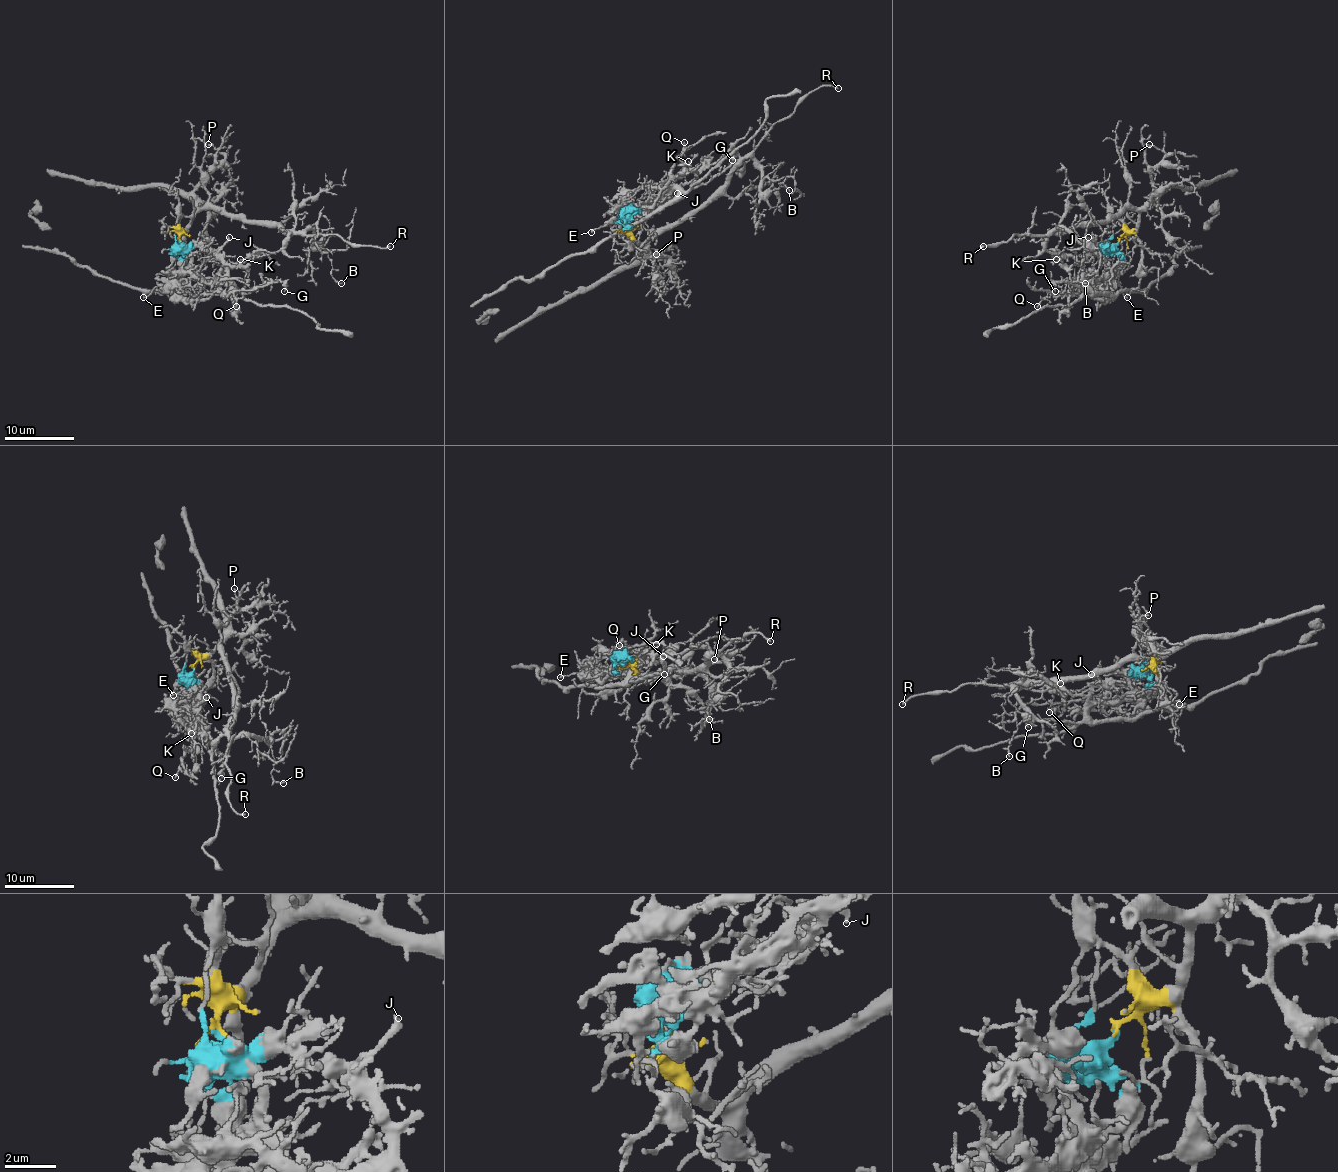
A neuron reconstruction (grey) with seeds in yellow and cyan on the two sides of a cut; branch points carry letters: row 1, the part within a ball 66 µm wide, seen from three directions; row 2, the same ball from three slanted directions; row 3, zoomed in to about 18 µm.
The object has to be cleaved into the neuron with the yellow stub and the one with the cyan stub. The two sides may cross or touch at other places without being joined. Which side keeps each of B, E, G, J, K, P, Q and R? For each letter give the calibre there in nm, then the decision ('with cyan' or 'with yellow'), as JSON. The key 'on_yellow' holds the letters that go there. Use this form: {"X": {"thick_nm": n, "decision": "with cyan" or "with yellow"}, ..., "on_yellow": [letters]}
{"B": {"thick_nm": 120, "decision": "with yellow"}, "E": {"thick_nm": 160, "decision": "with cyan"}, "G": {"thick_nm": 120, "decision": "with cyan"}, "J": {"thick_nm": 280, "decision": "with cyan"}, "K": {"thick_nm": 100, "decision": "with cyan"}, "P": {"thick_nm": 120, "decision": "with yellow"}, "Q": {"thick_nm": 150, "decision": "with cyan"}, "R": {"thick_nm": 200, "decision": "with yellow"}, "on_yellow": ["B", "P", "R"]}

